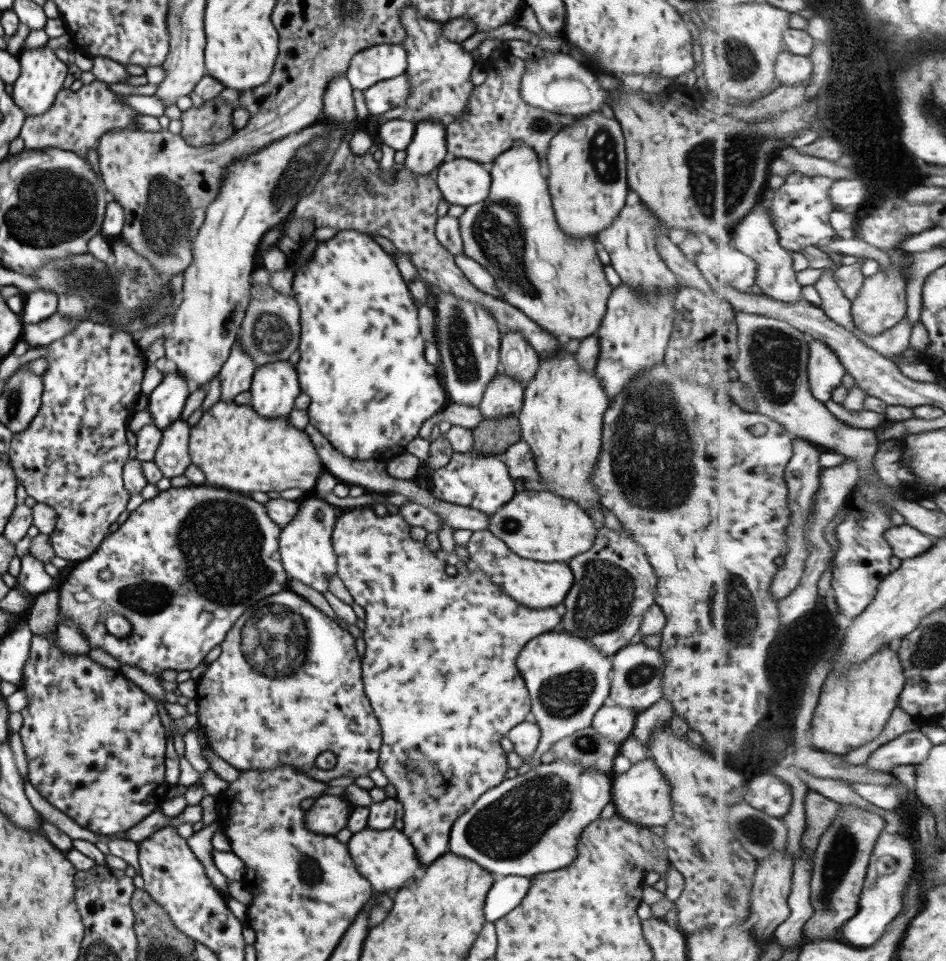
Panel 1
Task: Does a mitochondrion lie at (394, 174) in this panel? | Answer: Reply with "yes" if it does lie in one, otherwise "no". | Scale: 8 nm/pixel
no

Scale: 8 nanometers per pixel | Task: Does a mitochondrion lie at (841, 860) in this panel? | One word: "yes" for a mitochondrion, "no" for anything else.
yes

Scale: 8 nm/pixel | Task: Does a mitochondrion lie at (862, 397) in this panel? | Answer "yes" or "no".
no

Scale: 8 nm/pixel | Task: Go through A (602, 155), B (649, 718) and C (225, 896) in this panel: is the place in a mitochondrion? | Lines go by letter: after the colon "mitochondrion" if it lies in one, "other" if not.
A: mitochondrion
B: other
C: other

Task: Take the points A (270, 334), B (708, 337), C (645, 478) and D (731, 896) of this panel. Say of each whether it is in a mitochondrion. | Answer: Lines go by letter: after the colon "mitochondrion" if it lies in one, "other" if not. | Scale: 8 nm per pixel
A: mitochondrion
B: other
C: mitochondrion
D: mitochondrion

